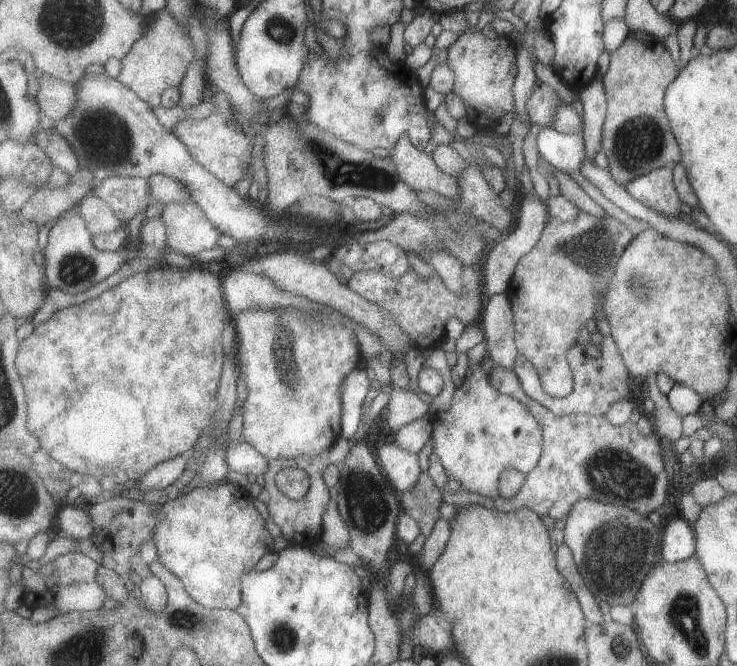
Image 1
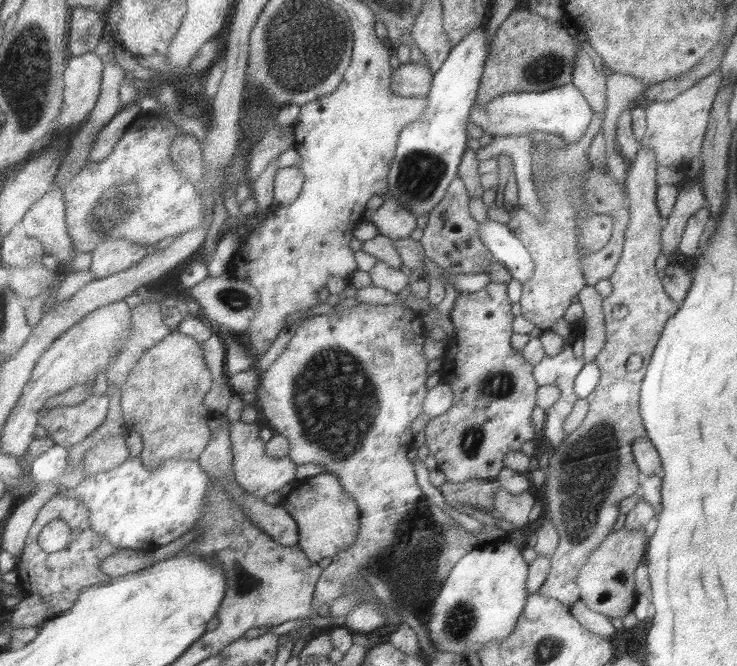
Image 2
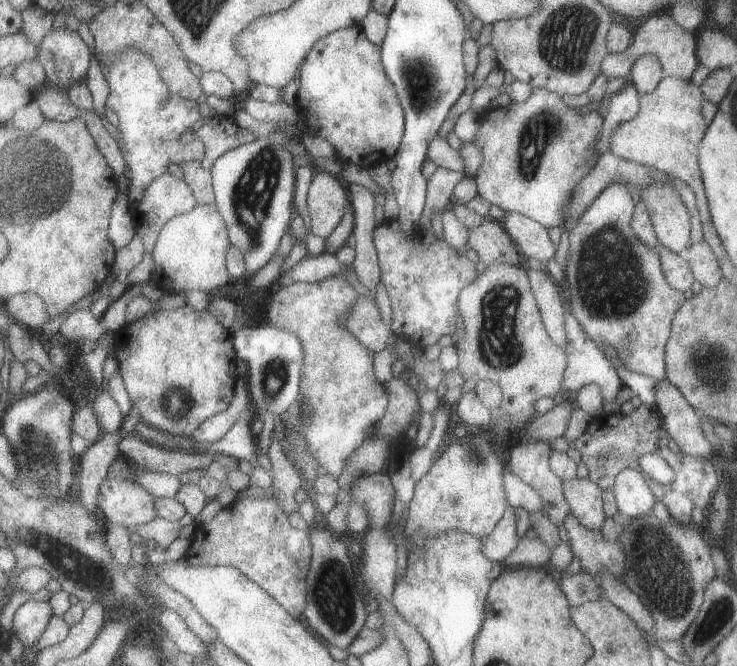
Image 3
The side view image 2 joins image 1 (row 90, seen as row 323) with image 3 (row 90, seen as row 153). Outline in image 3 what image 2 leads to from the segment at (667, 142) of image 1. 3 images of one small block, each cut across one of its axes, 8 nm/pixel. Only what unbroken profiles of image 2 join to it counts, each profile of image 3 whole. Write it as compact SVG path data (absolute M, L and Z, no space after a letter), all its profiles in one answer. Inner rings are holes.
M639 54L631 66L629 82L635 84L639 96L643 96L643 94L651 94L663 76L665 74L663 74L663 68L661 68L657 56L649 56L649 54L641 56Z

